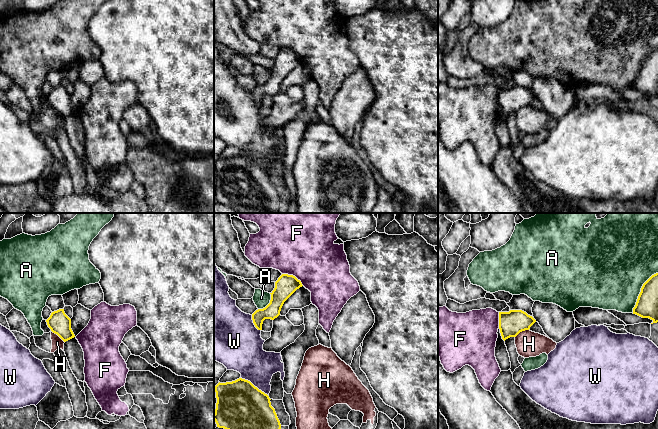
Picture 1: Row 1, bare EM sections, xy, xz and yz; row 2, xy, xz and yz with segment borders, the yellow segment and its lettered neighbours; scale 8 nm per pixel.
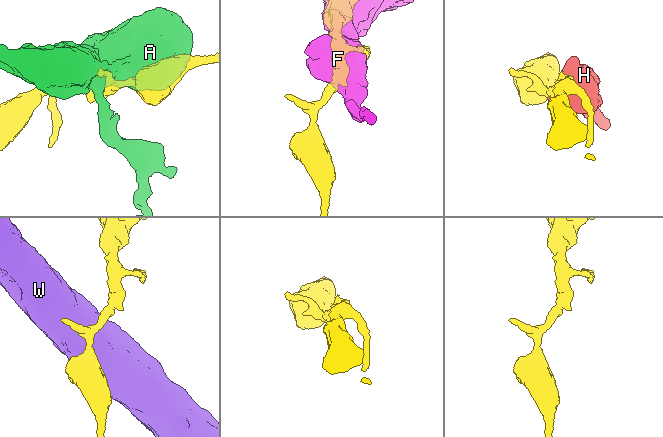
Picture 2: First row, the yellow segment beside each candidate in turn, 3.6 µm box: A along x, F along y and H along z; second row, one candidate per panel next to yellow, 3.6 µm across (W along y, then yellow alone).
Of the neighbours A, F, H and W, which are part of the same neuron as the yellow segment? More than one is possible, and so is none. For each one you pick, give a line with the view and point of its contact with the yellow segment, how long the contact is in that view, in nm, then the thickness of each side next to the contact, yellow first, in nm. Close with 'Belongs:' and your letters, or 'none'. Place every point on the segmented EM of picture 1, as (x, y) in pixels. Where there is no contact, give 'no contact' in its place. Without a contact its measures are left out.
Belongs: none

